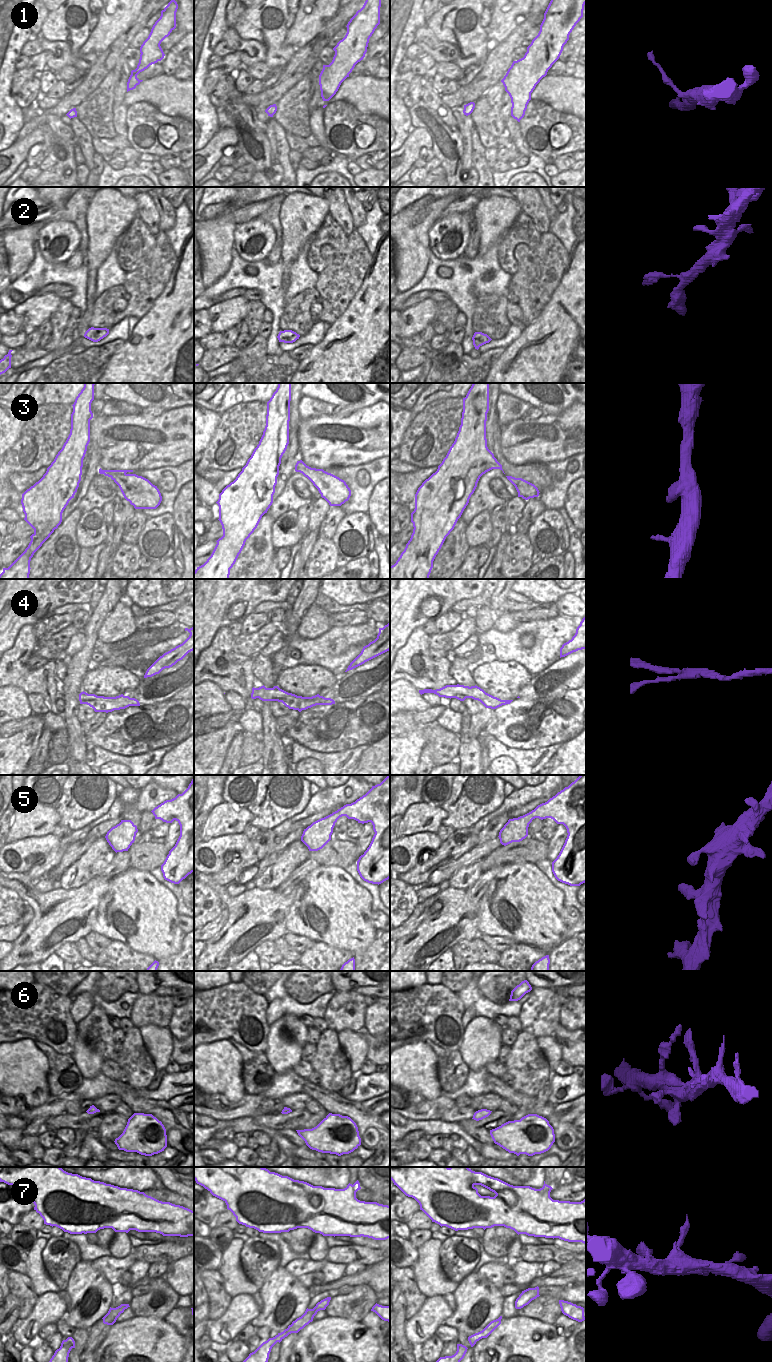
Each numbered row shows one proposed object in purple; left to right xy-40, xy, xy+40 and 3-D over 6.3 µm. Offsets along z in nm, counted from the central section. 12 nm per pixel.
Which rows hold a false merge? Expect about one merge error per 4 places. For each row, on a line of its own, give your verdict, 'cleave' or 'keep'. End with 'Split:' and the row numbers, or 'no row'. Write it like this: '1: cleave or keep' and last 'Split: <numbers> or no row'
1: keep
2: keep
3: keep
4: cleave
5: keep
6: keep
7: keep
Split: 4

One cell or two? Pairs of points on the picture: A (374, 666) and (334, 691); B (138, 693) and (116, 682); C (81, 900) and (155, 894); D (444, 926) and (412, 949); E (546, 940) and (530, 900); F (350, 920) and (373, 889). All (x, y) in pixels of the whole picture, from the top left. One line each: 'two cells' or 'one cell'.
A: one cell
B: two cells
C: two cells
D: one cell
E: one cell
F: two cells

